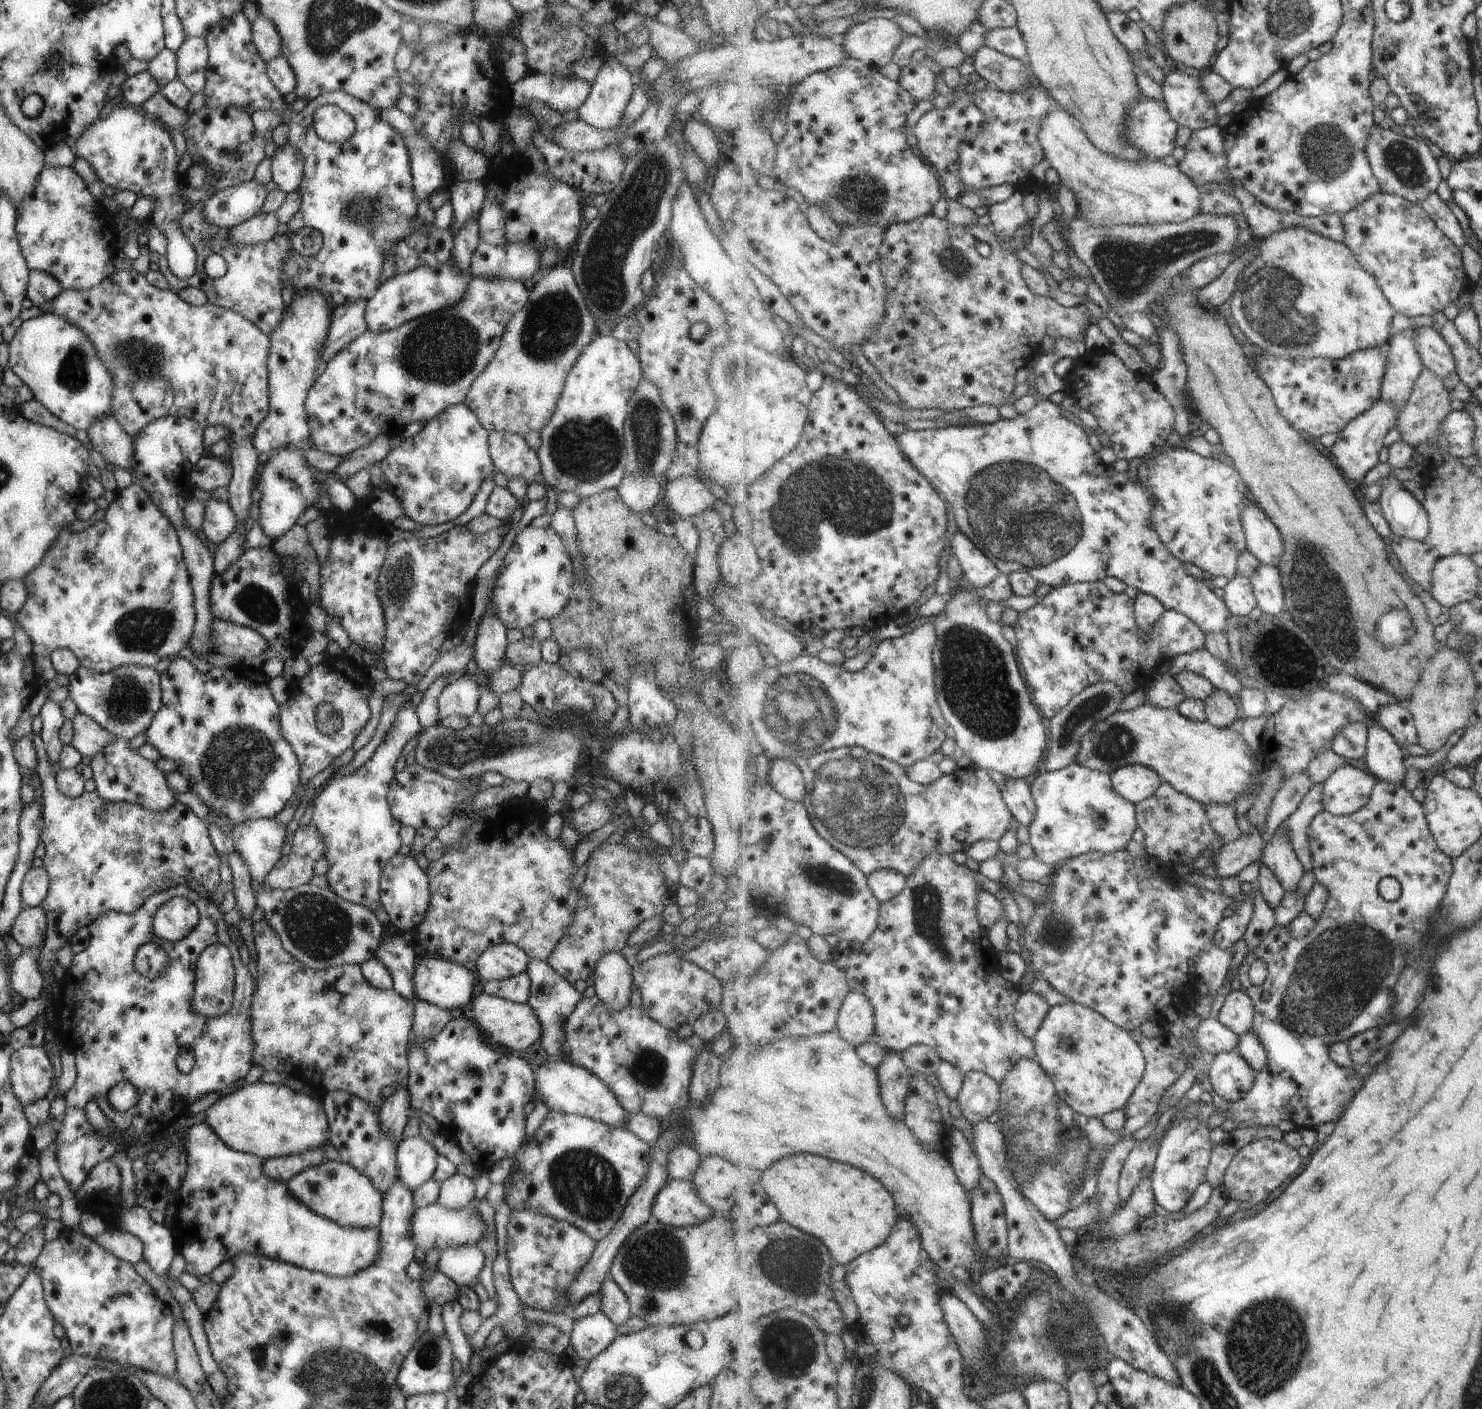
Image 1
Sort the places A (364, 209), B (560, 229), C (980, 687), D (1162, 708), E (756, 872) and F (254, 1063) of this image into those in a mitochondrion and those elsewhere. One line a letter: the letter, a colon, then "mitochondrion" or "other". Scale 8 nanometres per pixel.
A: mitochondrion
B: other
C: mitochondrion
D: other
E: other
F: other

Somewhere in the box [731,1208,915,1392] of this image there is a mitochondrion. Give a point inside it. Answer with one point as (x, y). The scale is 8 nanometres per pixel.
(791, 1264)

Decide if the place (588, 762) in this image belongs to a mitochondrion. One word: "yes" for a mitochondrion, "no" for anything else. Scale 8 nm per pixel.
no

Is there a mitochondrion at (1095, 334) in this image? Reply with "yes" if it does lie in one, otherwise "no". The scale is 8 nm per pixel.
no

